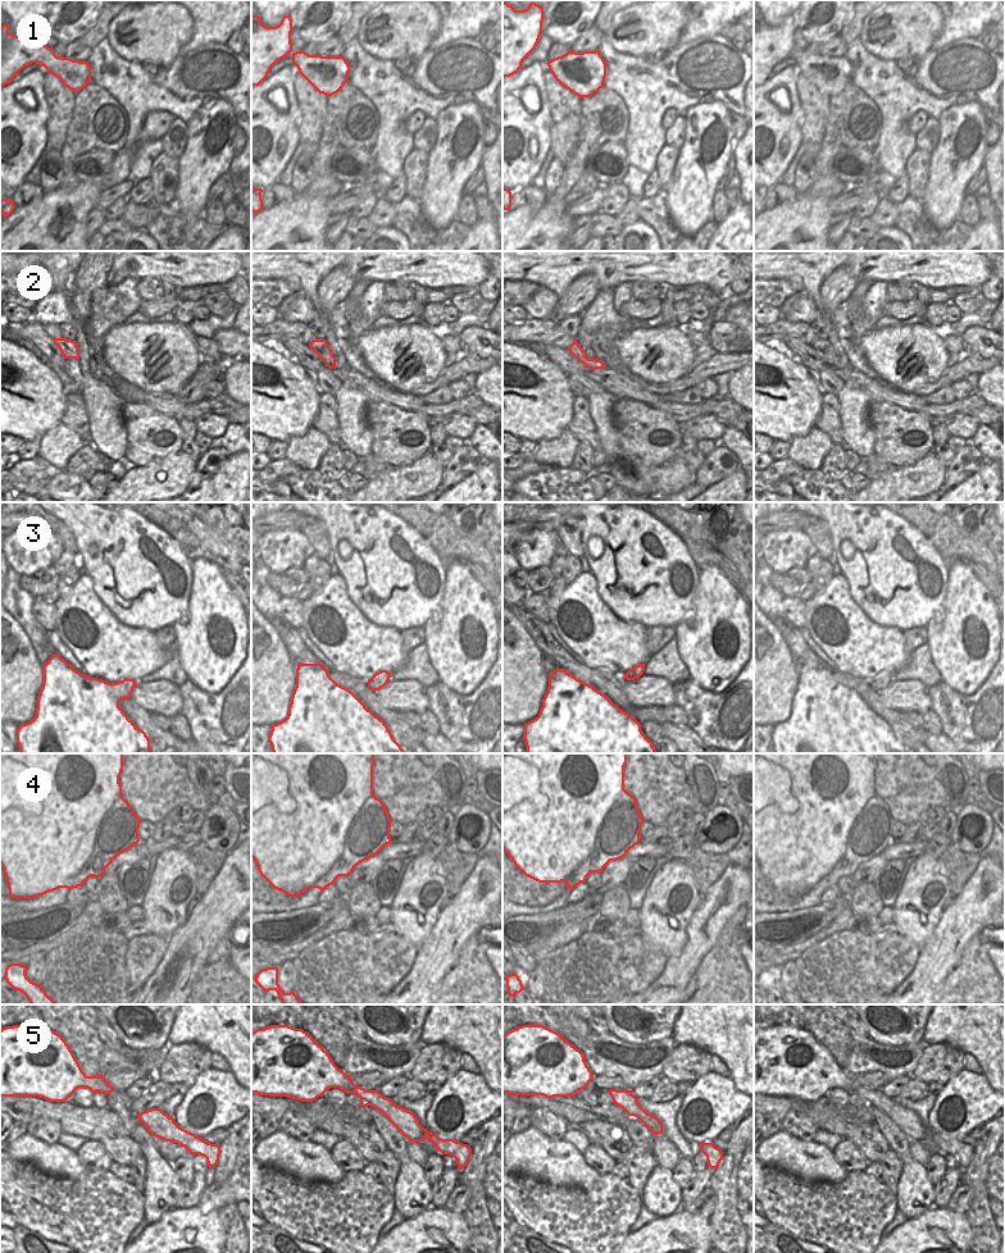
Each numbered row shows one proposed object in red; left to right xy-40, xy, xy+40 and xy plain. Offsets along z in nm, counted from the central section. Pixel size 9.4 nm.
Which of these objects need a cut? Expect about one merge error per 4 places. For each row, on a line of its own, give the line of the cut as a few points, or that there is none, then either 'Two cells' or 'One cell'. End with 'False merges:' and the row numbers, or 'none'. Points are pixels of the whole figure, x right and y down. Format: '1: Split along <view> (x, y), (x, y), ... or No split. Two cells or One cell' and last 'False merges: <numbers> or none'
1: No split. One cell
2: No split. One cell
3: No split. One cell
4: Split along xy+40 (624, 789), (600, 825), (592, 852), (574, 875). Two cells
5: No split. One cell
False merges: 4

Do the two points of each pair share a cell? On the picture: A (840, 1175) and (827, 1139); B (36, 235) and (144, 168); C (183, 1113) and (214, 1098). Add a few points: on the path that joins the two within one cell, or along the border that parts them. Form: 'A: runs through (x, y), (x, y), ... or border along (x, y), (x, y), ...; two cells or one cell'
A: border along (812, 1140), (832, 1151); two cells
B: border along (128, 147), (131, 150), (131, 164), (127, 178); two cells
C: runs through (190, 1105), (198, 1094), (205, 1092); one cell

